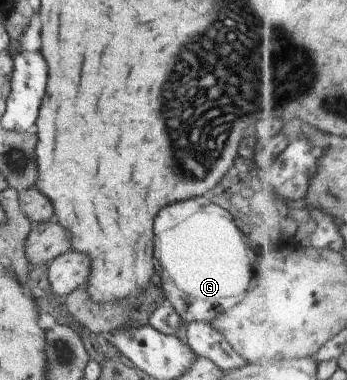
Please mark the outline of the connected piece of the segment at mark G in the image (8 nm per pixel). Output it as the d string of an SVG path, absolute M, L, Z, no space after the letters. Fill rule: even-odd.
M201 196L199 199L187 199L173 205L163 207L159 215L155 217L155 257L161 265L161 281L165 298L175 312L189 323L193 320L198 322L210 322L215 316L231 309L239 303L244 293L253 284L254 275L257 273L257 247L251 245L251 251L245 241L246 231L239 231L235 225L234 217L229 211L221 209L212 202L211 196Z

